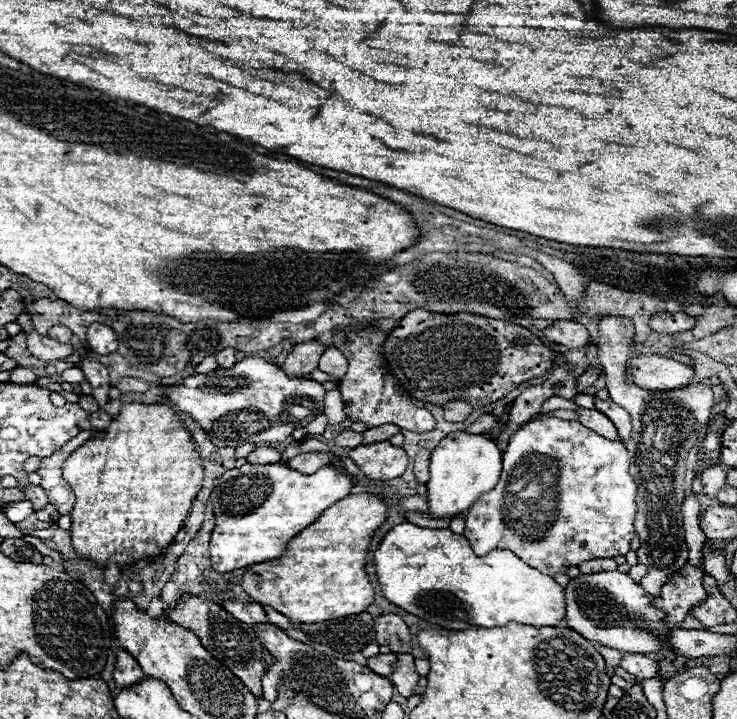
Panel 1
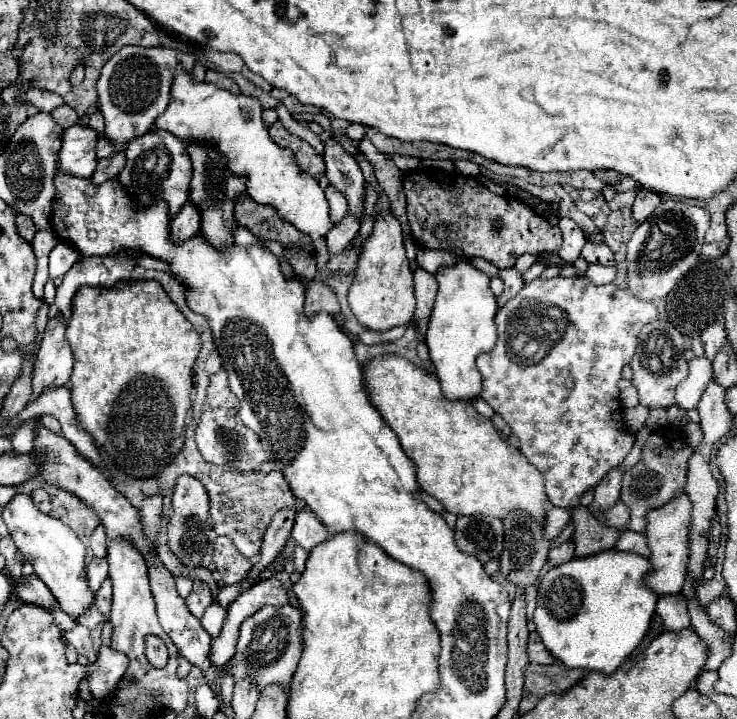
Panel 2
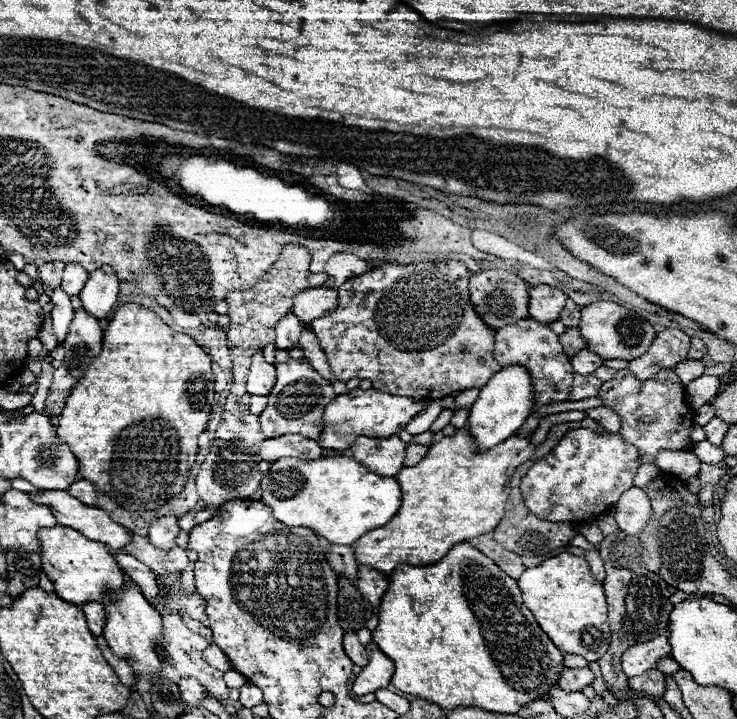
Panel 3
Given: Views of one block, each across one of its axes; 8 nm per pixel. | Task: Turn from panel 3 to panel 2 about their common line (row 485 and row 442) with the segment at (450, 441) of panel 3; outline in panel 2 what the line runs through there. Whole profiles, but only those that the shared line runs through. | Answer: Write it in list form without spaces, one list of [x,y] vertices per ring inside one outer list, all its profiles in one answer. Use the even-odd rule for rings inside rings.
[[[378,356],[364,364],[364,386],[374,408],[382,414],[386,424],[396,432],[404,454],[416,464],[418,484],[424,492],[444,504],[444,508],[456,516],[498,516],[504,518],[512,512],[526,512],[534,522],[546,524],[548,498],[544,490],[542,472],[532,466],[526,456],[514,448],[494,424],[480,416],[470,402],[448,402],[442,396],[436,376],[426,374],[402,356]]]

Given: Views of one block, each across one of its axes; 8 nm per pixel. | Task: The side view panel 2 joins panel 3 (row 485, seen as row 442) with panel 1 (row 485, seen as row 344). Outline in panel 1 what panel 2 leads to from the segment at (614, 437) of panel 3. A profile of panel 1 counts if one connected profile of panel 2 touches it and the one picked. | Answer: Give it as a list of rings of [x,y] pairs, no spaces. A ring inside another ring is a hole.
[[[530,420],[530,424],[524,424],[510,436],[504,452],[504,470],[494,490],[482,494],[478,504],[466,510],[464,516],[464,536],[478,556],[496,548],[510,550],[548,576],[566,572],[568,566],[578,566],[584,560],[624,556],[630,550],[630,540],[636,536],[632,526],[636,516],[636,482],[628,474],[628,450],[622,442],[602,438],[578,420]]]

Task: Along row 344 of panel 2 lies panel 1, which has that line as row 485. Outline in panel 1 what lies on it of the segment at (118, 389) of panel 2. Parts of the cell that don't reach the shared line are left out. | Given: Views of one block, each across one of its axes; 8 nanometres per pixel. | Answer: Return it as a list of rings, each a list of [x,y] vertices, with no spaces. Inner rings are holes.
[[[138,402],[124,404],[122,410],[120,410],[120,414],[112,418],[110,426],[104,428],[94,440],[86,440],[86,442],[82,444],[82,448],[74,450],[74,452],[68,456],[66,464],[64,464],[64,478],[68,480],[68,484],[72,486],[72,490],[74,490],[74,494],[76,494],[76,504],[74,504],[74,510],[72,510],[72,514],[70,514],[70,516],[72,516],[72,528],[70,528],[70,530],[72,530],[72,546],[74,546],[74,550],[76,550],[80,556],[86,556],[86,558],[98,562],[100,566],[108,566],[108,564],[124,566],[124,564],[128,564],[128,562],[134,564],[134,562],[140,562],[140,560],[144,560],[144,558],[154,558],[154,556],[158,556],[166,546],[172,544],[174,536],[178,534],[178,530],[182,528],[184,520],[188,518],[190,508],[192,508],[192,500],[196,498],[198,490],[202,488],[202,476],[204,476],[204,468],[202,468],[200,452],[196,450],[190,432],[184,428],[182,420],[180,420],[178,414],[172,410],[172,406],[168,406],[168,404],[138,404]],[[126,548],[128,548],[128,554],[130,554],[132,558],[126,560],[126,562],[114,562],[114,558],[120,556]]]

